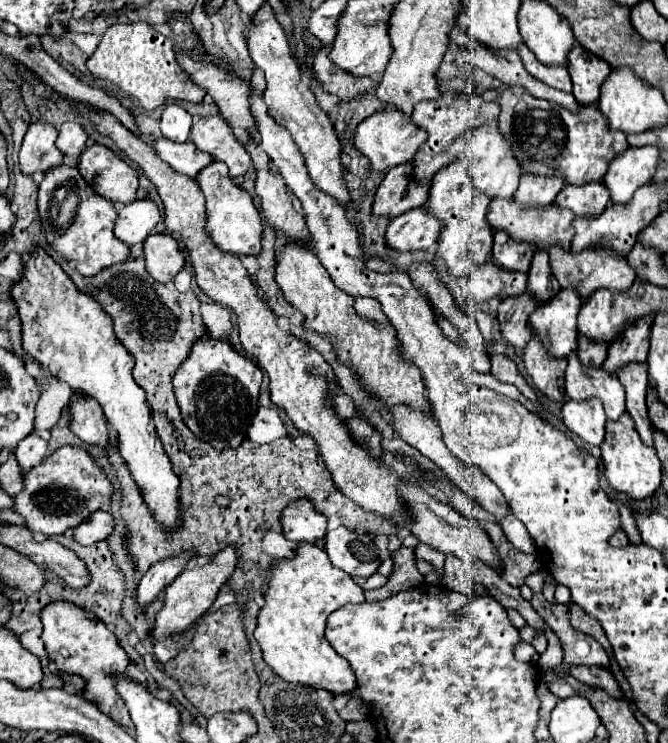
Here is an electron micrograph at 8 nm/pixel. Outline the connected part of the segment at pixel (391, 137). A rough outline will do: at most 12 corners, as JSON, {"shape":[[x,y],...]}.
{"shape":[[397,108],[367,116],[355,148],[371,170],[411,162],[427,132]]}

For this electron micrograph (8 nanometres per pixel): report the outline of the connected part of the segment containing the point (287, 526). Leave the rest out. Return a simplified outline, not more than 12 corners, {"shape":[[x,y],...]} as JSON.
{"shape":[[305,500],[283,512],[285,538],[325,542],[327,518]]}

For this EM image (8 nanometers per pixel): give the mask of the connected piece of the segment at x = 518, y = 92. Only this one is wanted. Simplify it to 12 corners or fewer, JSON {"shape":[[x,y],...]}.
{"shape":[[503,84],[499,128],[523,172],[601,182],[629,146],[597,104],[569,112]]}

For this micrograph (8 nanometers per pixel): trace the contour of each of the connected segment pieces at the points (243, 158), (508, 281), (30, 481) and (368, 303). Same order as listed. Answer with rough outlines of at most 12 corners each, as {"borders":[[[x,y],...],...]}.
{"borders":[[[219,116],[193,124],[201,152],[225,162],[231,178],[251,164],[245,146]],[[489,256],[469,278],[469,300],[517,296],[527,274],[505,272]],[[83,446],[25,472],[13,508],[31,532],[77,528],[113,486]],[[357,298],[355,308],[363,318],[387,322],[381,306],[373,298]]]}

